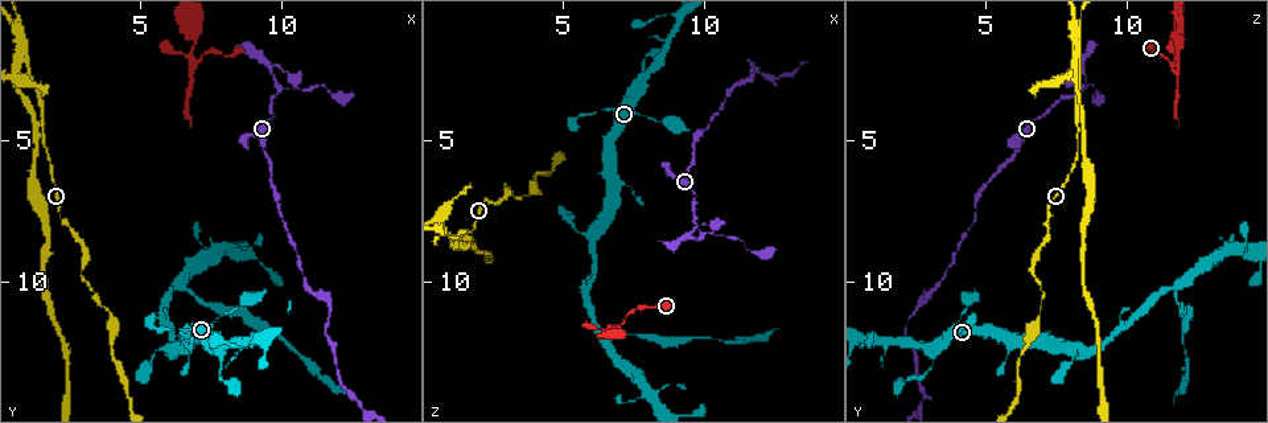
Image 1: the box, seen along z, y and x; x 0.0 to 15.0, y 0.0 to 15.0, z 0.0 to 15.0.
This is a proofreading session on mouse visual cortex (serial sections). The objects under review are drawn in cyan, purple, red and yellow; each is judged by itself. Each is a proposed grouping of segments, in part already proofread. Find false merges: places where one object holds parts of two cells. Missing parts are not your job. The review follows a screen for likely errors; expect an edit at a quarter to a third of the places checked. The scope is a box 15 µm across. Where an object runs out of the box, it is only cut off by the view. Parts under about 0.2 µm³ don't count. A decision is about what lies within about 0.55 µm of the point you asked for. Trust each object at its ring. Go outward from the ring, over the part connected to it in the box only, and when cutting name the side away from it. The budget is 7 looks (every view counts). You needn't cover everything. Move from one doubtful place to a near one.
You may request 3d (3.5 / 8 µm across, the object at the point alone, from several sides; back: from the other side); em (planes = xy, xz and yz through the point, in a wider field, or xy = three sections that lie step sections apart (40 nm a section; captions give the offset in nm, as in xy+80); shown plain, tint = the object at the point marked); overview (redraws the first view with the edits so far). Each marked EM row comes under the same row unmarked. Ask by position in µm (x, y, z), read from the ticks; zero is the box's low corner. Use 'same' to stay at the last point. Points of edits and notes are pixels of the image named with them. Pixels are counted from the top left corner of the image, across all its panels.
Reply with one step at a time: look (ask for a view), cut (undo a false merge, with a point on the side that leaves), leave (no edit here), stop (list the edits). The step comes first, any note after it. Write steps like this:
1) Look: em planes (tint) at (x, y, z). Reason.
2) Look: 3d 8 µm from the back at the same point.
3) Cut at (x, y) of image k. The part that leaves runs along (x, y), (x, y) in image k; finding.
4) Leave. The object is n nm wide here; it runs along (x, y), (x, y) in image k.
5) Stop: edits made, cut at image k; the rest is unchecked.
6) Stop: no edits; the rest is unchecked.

Look: 3d 3.5 µm from the back at (10.0, 3.1, 8.4). Sharp bend.

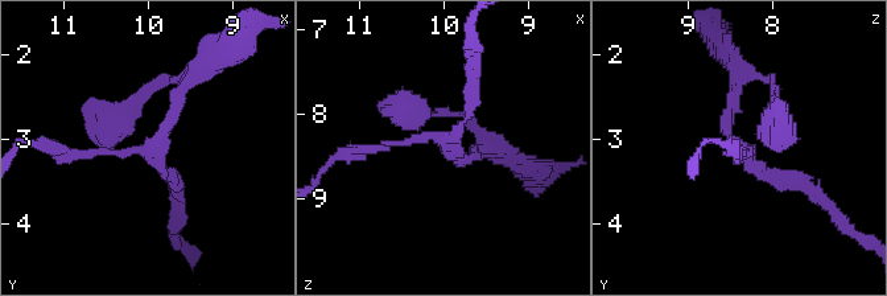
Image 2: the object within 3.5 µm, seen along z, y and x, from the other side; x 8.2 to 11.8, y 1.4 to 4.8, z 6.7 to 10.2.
Look: em xy step 2 (tint) at (9.90, 3.05, 8.45).

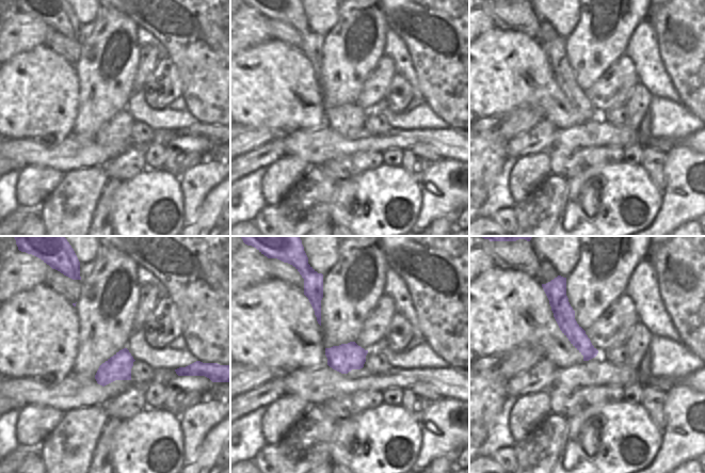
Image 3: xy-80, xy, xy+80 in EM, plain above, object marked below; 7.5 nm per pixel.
Leave. It runs along (801, 184), (771, 180), (730, 139), (741, 70) in image 2; one cell here.

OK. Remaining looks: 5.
Look: 3d 3.5 µm at (6.9, 2.2, 11.7). Abrupt turn.

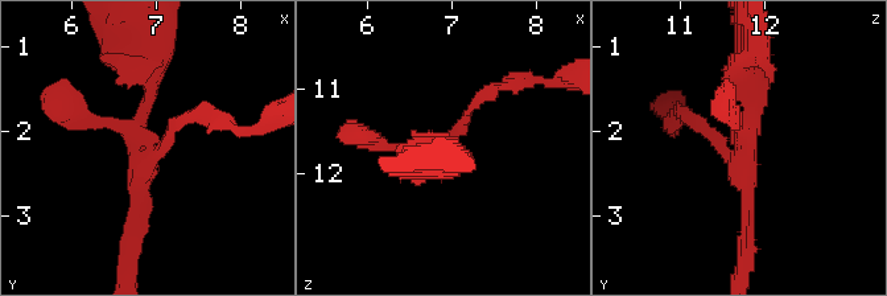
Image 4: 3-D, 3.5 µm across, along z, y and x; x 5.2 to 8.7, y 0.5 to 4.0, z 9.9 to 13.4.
Look: em xy step 5 (tint) at (7.00, 2.30, 11.60). Need the tissue.

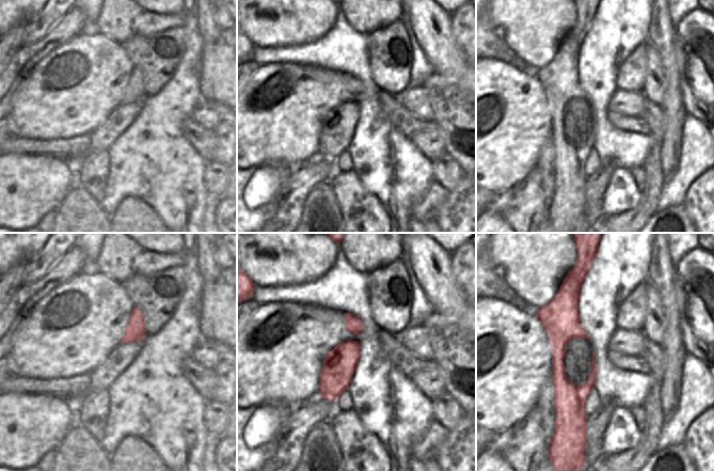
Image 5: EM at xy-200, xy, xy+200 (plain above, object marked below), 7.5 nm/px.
Leave. The object is 240 nm wide here; it runs along (574, 291), (558, 378), (581, 417) in image 5; all the same cell.

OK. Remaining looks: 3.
Look: 3d 3.5 µm at (12.6, 14.3, 2.7). Narrows sharply.

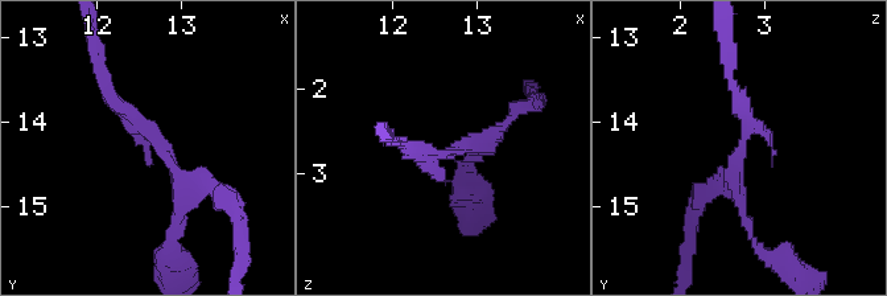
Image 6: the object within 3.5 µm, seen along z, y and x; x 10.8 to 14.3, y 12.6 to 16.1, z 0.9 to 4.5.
Look: em xy step 5 (tint) at (12.65, 14.30, 2.70).

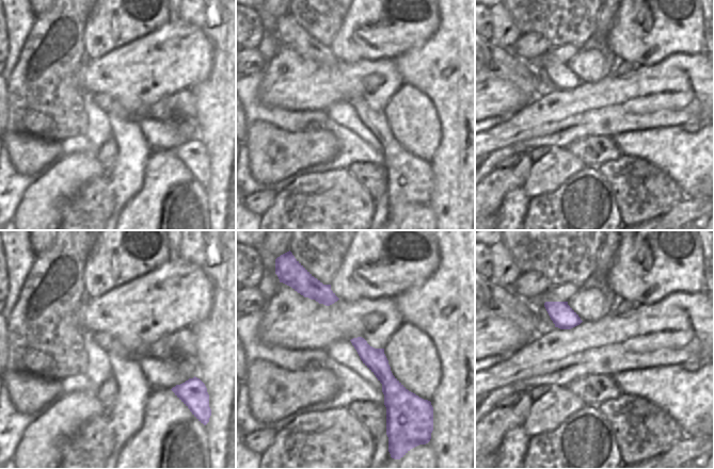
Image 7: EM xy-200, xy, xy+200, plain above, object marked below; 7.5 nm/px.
Leave. The arms are 200, 200 nm wide; it runs along (99, 81), (184, 183), (213, 186) in image 6; one cell here.

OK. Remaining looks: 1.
Stop: no edits; the rest is unchecked.

